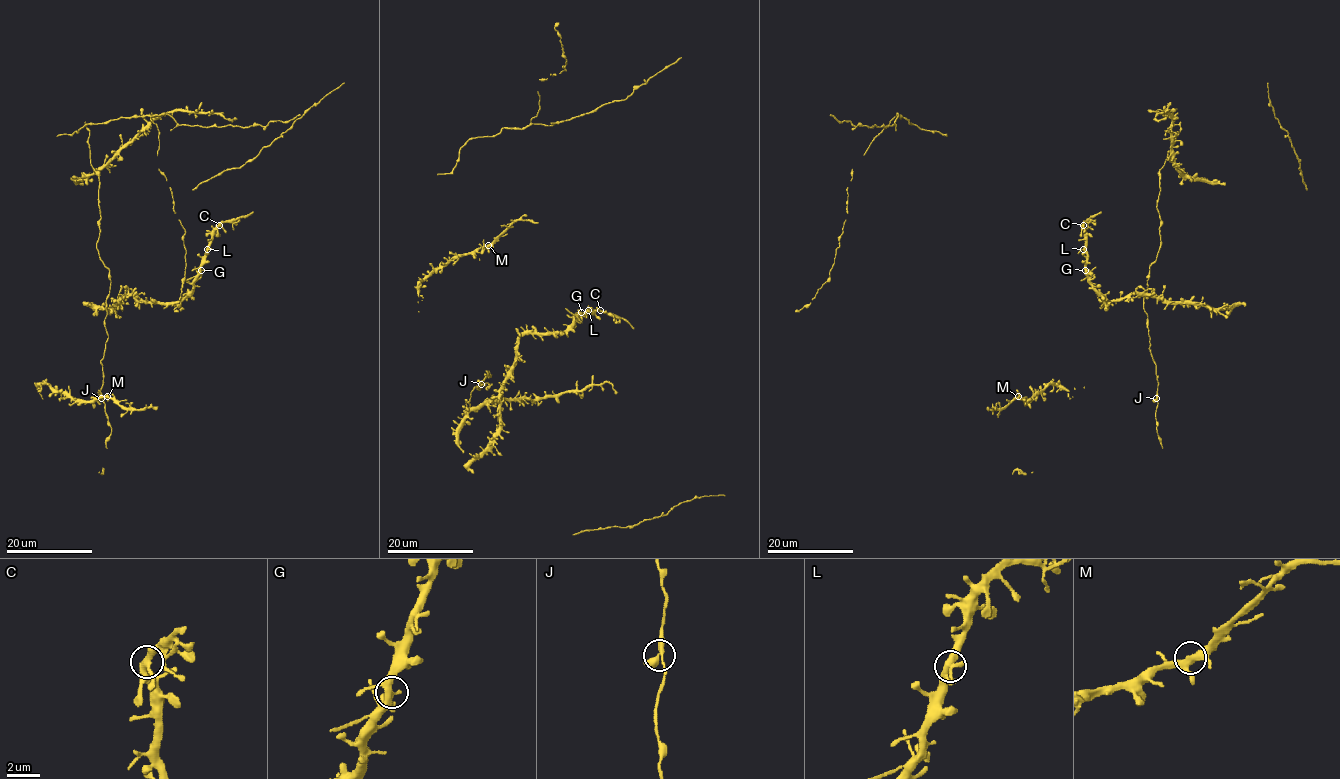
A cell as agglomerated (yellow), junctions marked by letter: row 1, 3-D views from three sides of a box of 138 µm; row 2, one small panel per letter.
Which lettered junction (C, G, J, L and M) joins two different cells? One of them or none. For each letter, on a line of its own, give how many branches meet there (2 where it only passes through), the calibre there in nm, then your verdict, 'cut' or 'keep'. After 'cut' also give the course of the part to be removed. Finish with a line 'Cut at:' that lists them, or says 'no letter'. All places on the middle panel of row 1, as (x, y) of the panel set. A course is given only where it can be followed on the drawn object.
C: branches 3; calibre 340 nm; keep
G: branches 3; calibre 360 nm; keep
J: branches 3; calibre 240 nm; keep
L: branches 4; calibre 360 nm; keep
M: branches 3; calibre 360 nm; keep
Cut at: no letter

